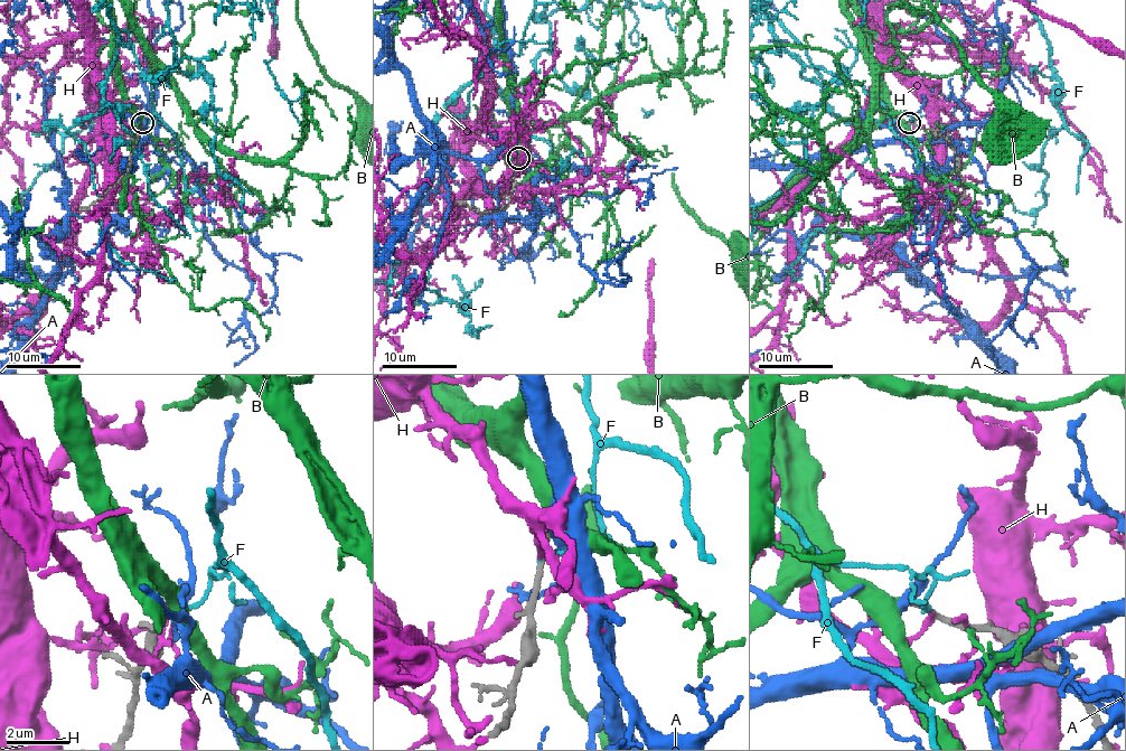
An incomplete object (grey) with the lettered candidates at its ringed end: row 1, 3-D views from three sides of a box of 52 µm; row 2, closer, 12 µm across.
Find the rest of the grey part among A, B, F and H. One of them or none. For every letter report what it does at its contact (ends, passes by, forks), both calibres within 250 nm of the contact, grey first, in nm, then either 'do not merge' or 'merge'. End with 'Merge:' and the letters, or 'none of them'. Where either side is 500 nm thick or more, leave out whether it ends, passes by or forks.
A: it forks there; 180 nm thick on the grey side, 280 nm on the other; do not merge
B: it ends there; 180 nm thick on the grey side, 400 nm on the other; merge
F: it ends there; 240 nm thick on the grey side, 130 nm on the other; do not merge
H: it ends there; 240 nm thick on the grey side, 160 nm on the other; do not merge
Merge: B

